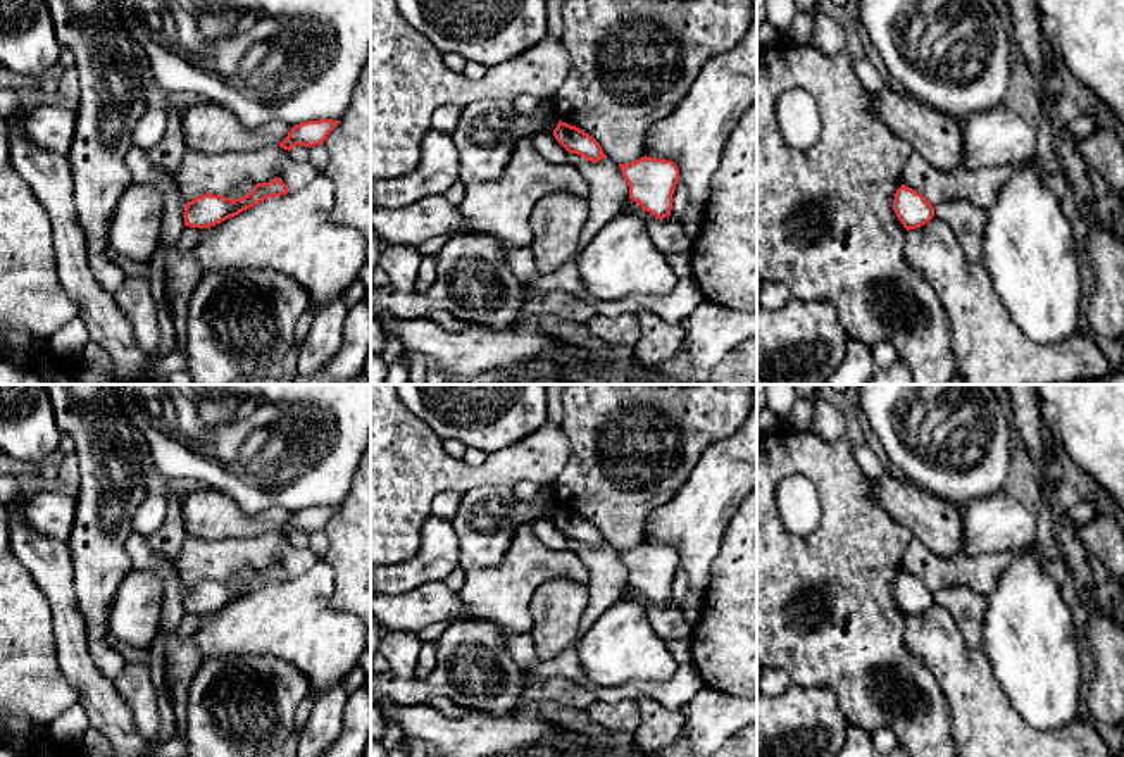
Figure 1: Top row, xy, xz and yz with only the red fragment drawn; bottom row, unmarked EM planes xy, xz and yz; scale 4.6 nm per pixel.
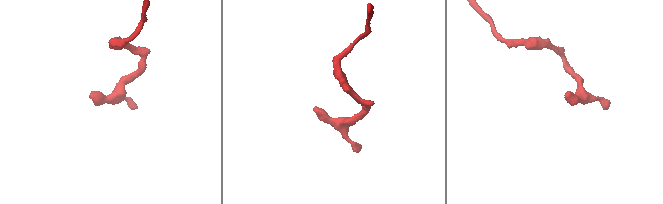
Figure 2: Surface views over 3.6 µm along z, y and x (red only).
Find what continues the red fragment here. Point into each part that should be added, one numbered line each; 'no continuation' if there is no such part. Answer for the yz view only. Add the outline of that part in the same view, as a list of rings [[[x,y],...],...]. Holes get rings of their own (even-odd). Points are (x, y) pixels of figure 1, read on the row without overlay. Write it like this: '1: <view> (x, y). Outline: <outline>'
no continuation

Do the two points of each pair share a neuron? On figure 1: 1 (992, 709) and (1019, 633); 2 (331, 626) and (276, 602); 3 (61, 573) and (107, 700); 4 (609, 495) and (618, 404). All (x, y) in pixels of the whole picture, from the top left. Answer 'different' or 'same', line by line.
1: different
2: same
3: same
4: same

